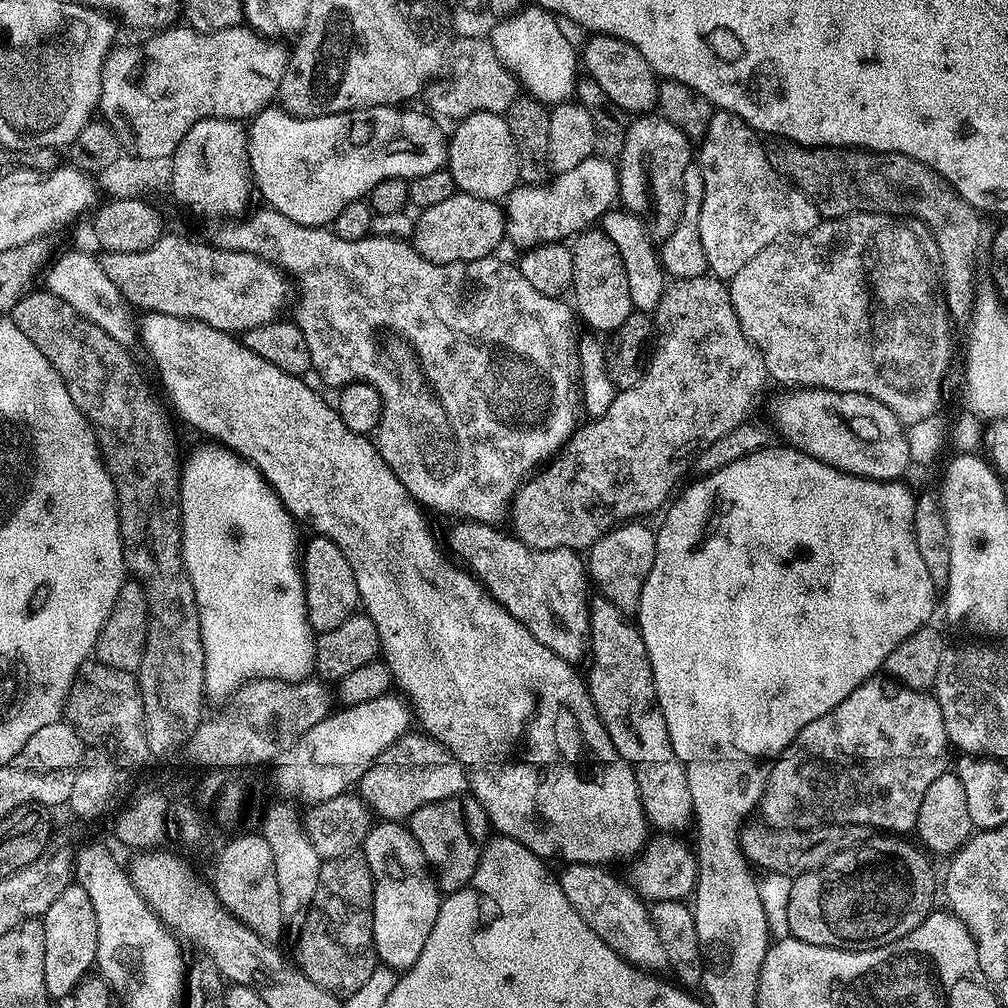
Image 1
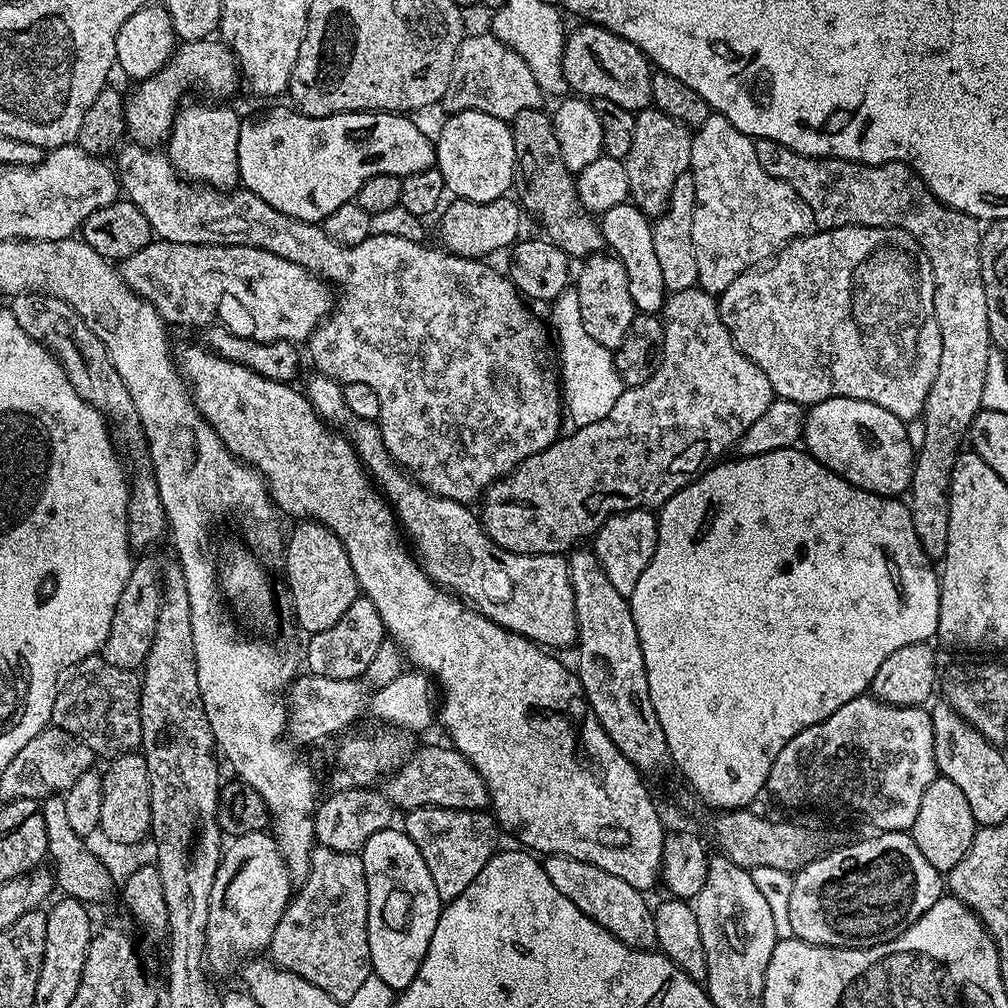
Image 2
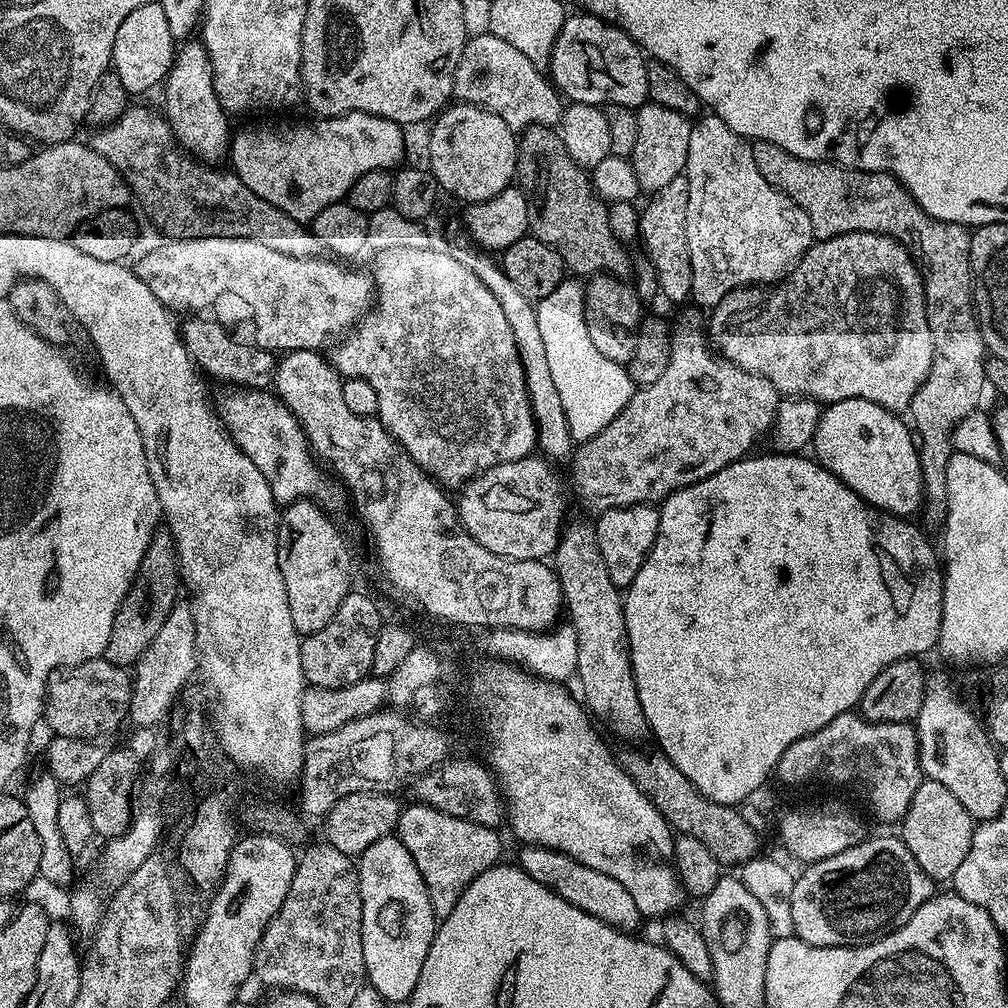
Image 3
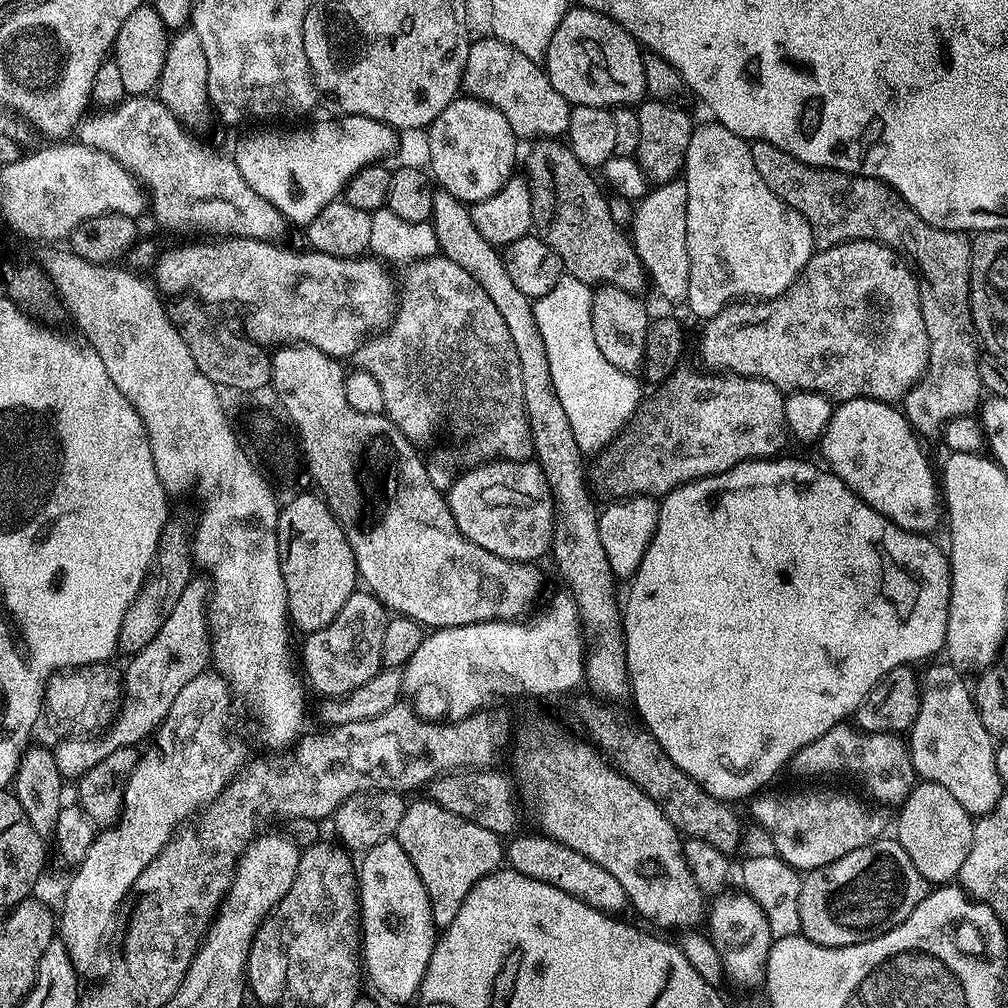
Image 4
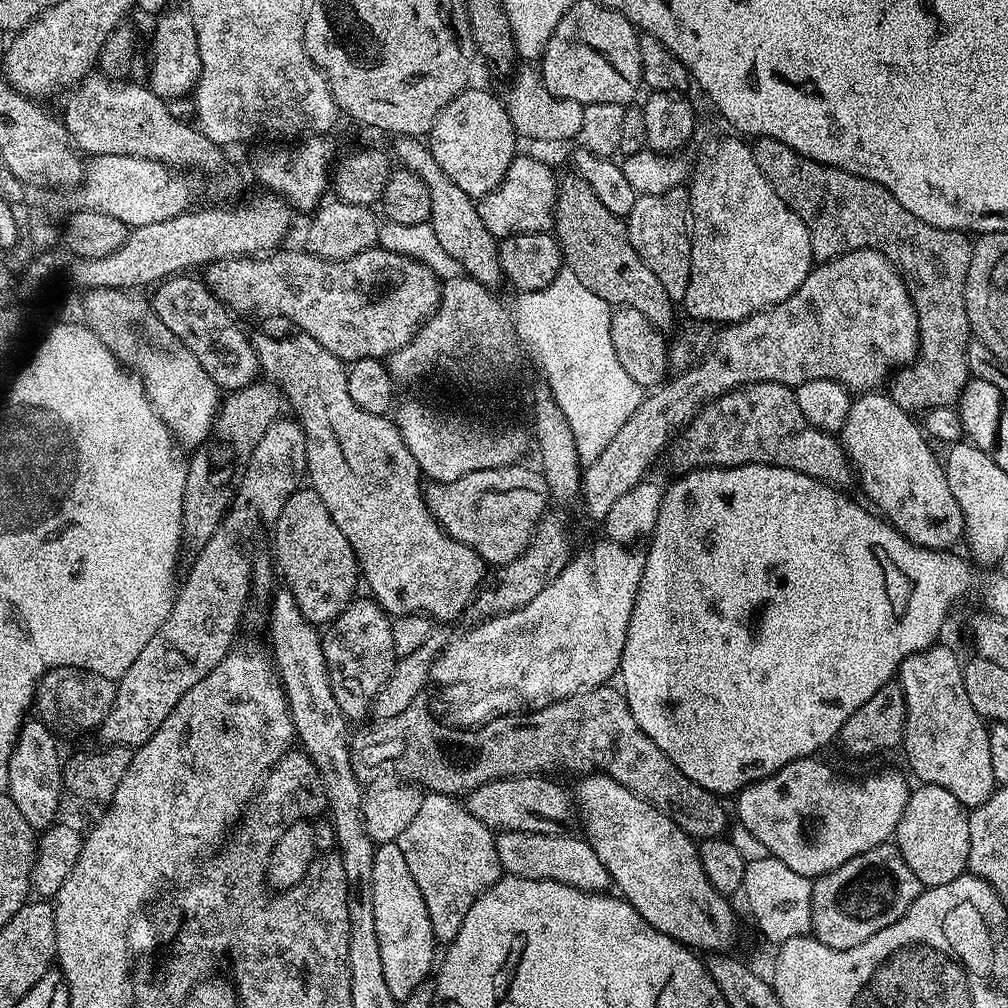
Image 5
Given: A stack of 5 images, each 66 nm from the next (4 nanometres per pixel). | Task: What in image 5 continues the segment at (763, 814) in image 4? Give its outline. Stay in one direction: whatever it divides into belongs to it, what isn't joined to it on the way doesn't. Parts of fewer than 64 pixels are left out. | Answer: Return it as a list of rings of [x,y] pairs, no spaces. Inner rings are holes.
[[[808,757],[796,759],[773,775],[741,789],[735,797],[736,812],[747,832],[765,847],[763,849],[769,855],[790,866],[796,874],[812,880],[874,846],[887,843],[901,821],[909,791],[909,784],[896,772],[882,772],[856,782],[840,778],[820,758]]]

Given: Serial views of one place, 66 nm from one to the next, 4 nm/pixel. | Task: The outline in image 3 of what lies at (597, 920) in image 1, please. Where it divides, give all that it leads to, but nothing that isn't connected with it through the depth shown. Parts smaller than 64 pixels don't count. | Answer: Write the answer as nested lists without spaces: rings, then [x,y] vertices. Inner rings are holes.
[[[530,844],[521,849],[518,866],[535,883],[546,885],[548,891],[555,892],[559,899],[568,900],[573,908],[579,908],[585,916],[597,917],[599,923],[609,924],[629,934],[637,931],[636,927],[642,923],[640,910],[630,896],[630,890],[626,890],[622,882],[614,882],[610,874],[602,874],[602,870],[590,870],[590,866],[582,866],[582,862],[553,848]]]

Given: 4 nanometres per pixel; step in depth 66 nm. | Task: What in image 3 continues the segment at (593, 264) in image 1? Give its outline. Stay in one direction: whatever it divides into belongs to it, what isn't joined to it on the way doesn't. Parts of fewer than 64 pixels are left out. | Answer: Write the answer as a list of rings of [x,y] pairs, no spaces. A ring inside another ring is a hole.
[[[601,274],[587,281],[584,289],[584,317],[586,330],[590,330],[590,339],[594,347],[610,362],[628,365],[634,358],[636,332],[642,319],[642,301],[636,294],[635,287],[621,277]]]

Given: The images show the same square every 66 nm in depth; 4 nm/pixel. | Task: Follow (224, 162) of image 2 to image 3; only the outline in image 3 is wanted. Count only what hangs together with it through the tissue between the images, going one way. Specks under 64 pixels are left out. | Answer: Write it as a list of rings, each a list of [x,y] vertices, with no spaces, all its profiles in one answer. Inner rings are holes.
[[[189,38],[175,49],[175,63],[162,84],[164,90],[163,115],[172,127],[180,147],[197,160],[220,162],[230,152],[229,113],[218,102],[212,81],[212,57],[199,39]]]

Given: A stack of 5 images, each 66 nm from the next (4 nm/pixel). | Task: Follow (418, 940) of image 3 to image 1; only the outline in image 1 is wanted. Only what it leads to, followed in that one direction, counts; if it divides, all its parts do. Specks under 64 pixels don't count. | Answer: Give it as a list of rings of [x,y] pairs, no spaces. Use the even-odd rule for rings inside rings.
[[[376,822],[366,834],[362,845],[362,855],[372,875],[372,929],[376,959],[383,967],[391,968],[397,974],[403,974],[418,962],[430,930],[434,930],[438,910],[442,907],[442,893],[436,886],[436,877],[428,867],[426,858],[413,838],[412,833],[400,822]]]

